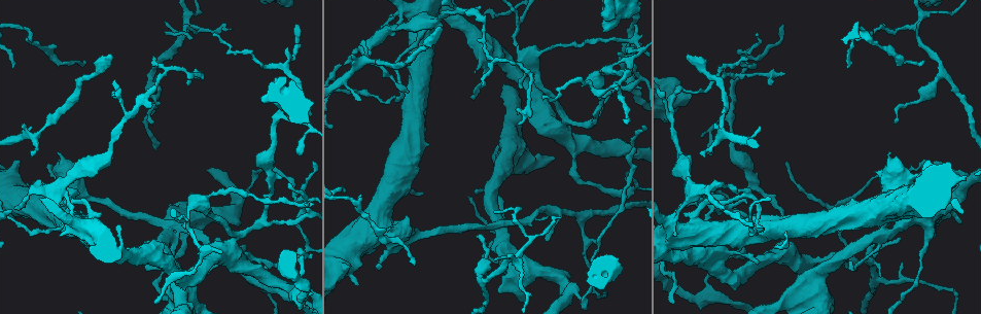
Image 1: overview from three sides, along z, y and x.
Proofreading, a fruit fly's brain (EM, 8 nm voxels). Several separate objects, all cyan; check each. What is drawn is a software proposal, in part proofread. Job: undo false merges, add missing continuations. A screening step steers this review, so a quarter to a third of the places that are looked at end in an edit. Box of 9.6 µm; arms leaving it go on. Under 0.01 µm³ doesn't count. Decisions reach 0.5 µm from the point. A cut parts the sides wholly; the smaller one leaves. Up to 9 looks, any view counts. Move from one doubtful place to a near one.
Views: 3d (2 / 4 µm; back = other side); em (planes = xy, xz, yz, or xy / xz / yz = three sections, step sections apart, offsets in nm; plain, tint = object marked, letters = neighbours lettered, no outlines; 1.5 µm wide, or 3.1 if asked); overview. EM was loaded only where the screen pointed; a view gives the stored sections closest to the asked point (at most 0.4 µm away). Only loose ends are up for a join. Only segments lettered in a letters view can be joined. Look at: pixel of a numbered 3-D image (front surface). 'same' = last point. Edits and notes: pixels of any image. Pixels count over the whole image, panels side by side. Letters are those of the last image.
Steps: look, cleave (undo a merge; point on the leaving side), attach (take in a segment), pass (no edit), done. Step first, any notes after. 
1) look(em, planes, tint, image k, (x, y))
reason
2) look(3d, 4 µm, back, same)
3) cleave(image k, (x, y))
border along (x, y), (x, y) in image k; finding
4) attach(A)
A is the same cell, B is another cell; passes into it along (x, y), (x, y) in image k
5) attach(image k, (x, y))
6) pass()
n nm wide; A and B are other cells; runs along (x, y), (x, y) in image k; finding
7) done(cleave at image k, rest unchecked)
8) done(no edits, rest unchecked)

look(em, xz, step 4, letters, image 1, (110, 55))
free end

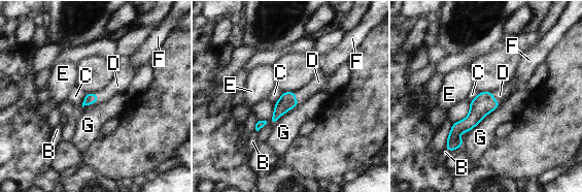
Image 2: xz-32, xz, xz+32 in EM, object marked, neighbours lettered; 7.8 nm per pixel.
look(em, planes, letters, same)

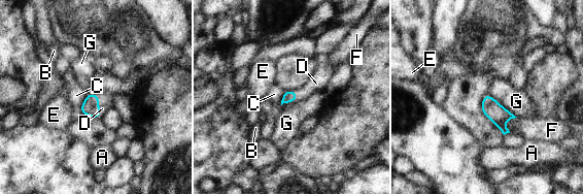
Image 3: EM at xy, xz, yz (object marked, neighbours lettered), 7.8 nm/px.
attach(D)
D is the same cell, A, B, C, E, F and G are other cells; passes into it along (90, 106), (98, 103), (105, 100) in image 3; it goes on there

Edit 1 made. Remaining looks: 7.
look(overview)

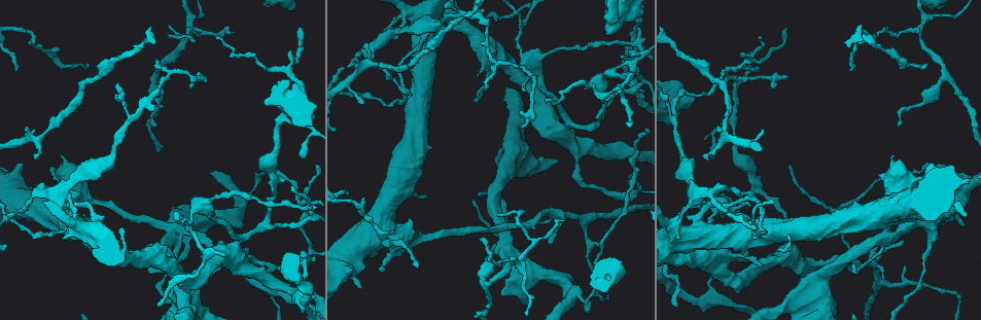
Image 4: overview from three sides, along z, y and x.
look(3d, 4 µm, image 4, (459, 14))
three arms meet

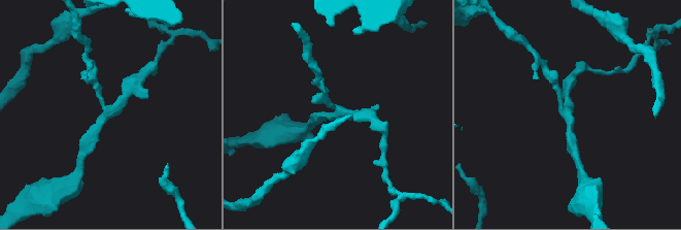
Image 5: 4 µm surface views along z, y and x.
look(em, yz, step 8, tint, image 5, (340, 114))
3 arms; need the tissue

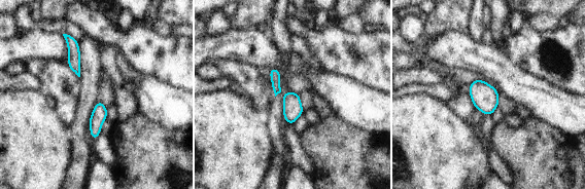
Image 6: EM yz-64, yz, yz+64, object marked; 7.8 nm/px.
look(em, yz, step 8, letters, same)
what lies round it

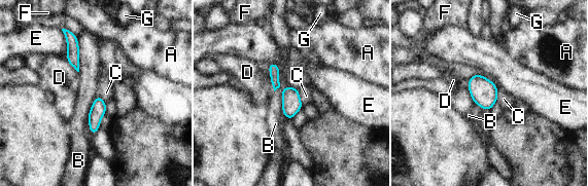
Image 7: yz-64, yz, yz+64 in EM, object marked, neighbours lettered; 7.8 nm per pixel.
pass()
B touches over 320 nm; A, B, C, D, E, F and G are other cells; all the same cell

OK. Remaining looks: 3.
look(em, planes, letters, image 4, (309, 208))

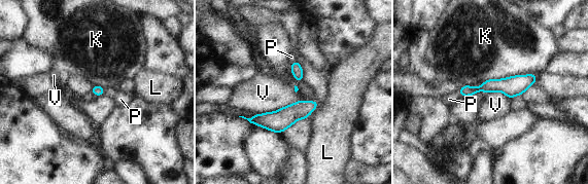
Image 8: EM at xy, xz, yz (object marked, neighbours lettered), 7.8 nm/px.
attach(P)
K touches over 420 nm; P is the same cell, K, L and V are other cells; passes into it along (296, 68), (294, 62), (291, 57) in image 8; the cell continues

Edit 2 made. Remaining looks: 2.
done(attach at image 3, attach at image 8, rest unchecked)

